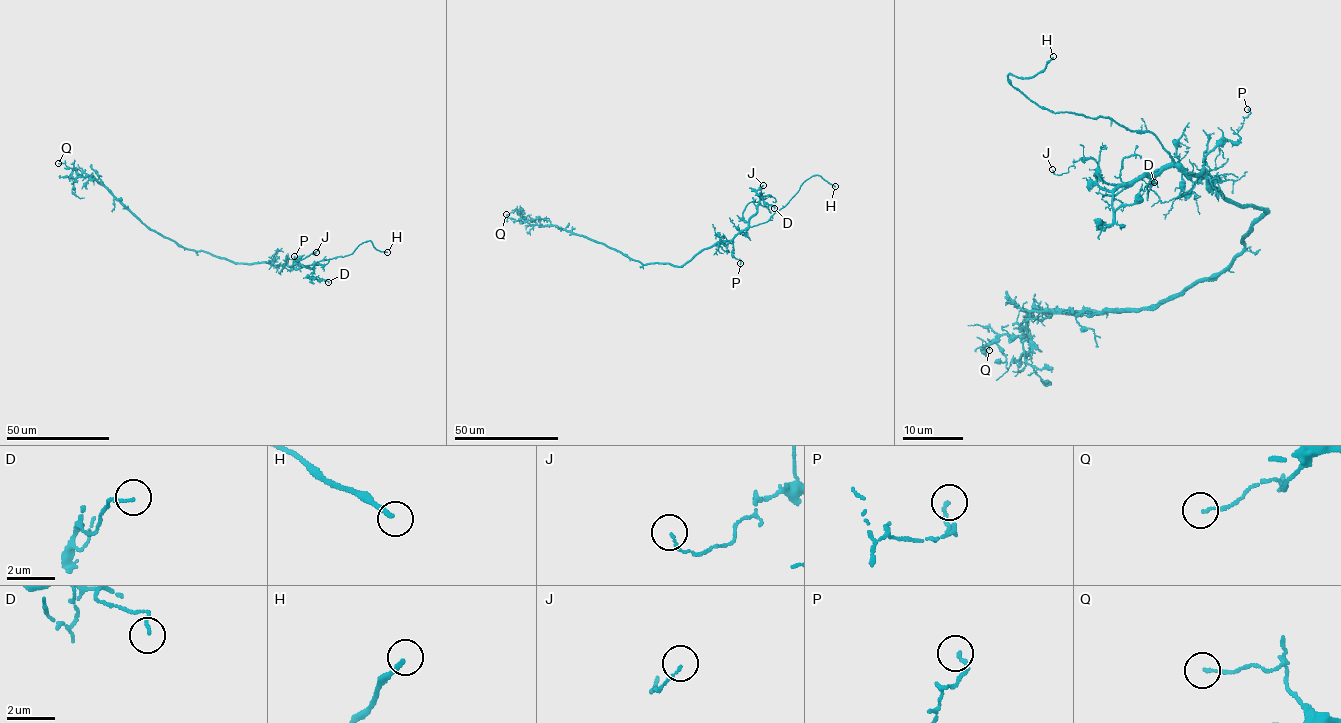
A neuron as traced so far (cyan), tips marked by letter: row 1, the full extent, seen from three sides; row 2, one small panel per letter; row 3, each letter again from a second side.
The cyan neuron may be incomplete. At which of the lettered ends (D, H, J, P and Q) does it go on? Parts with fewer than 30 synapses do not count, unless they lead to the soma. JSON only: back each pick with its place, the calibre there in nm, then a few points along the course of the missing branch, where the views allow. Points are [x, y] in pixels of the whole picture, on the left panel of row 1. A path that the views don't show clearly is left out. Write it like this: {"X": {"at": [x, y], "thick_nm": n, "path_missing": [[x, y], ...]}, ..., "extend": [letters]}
{"H": {"at": [387, 252], "thick_nm": 180}, "extend": ["H"]}

